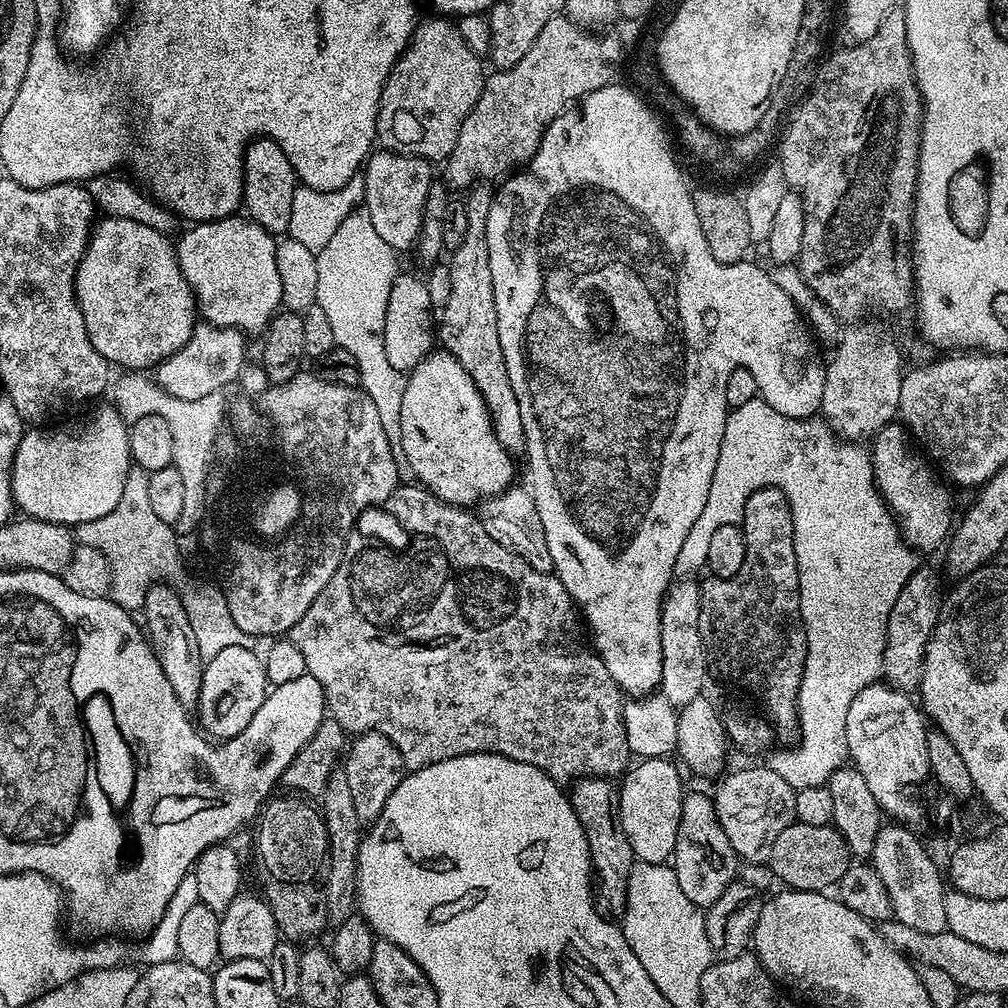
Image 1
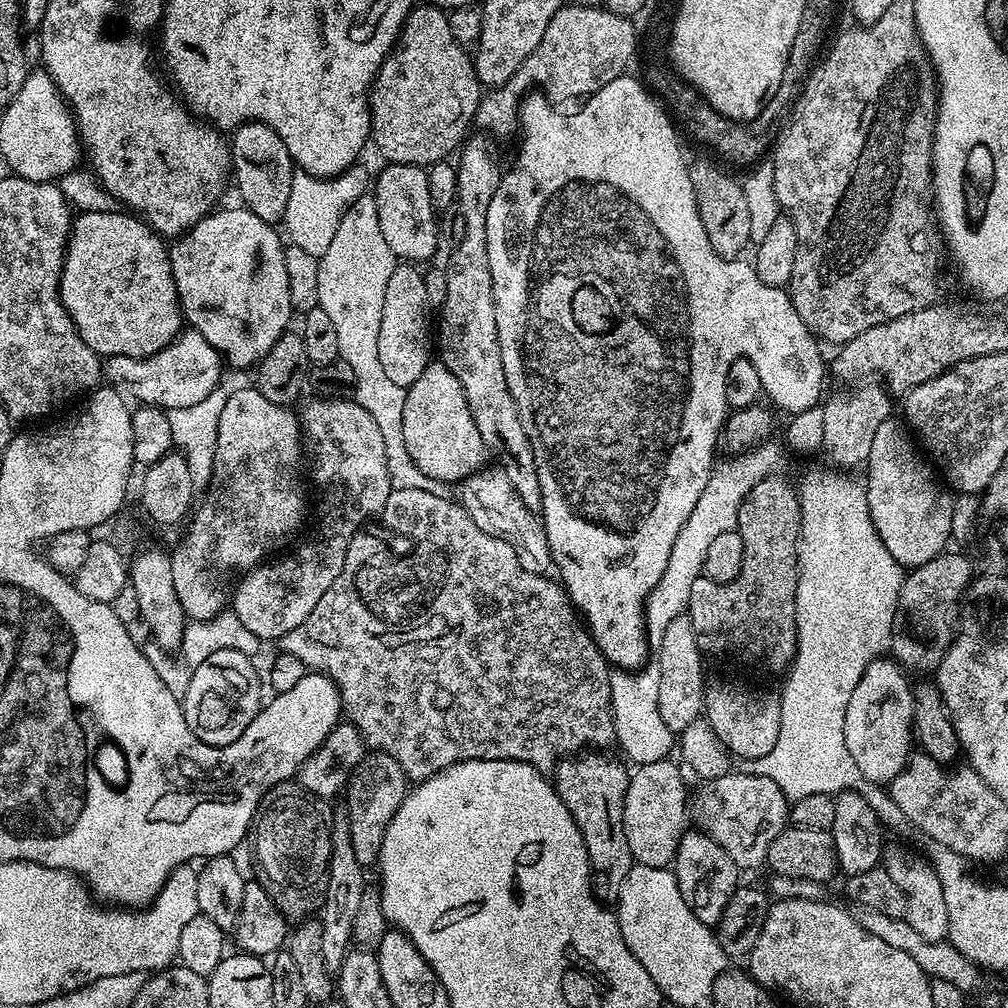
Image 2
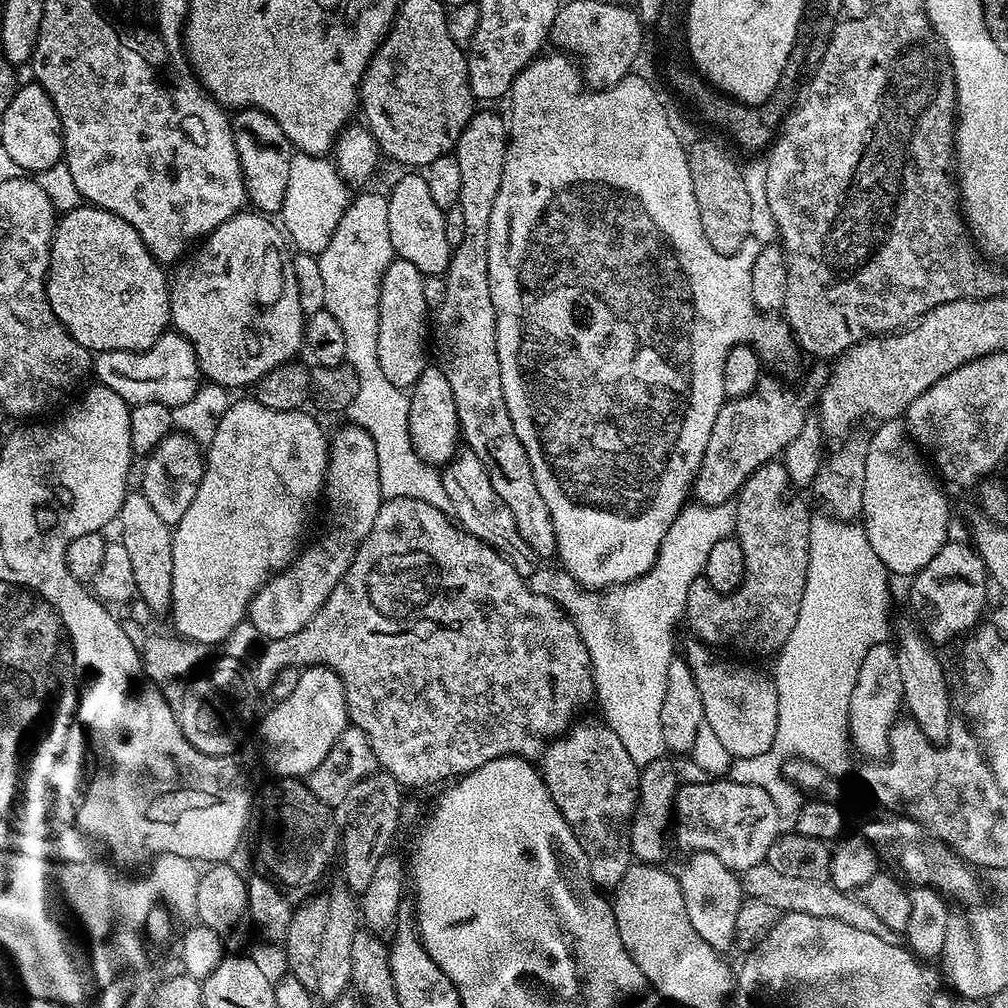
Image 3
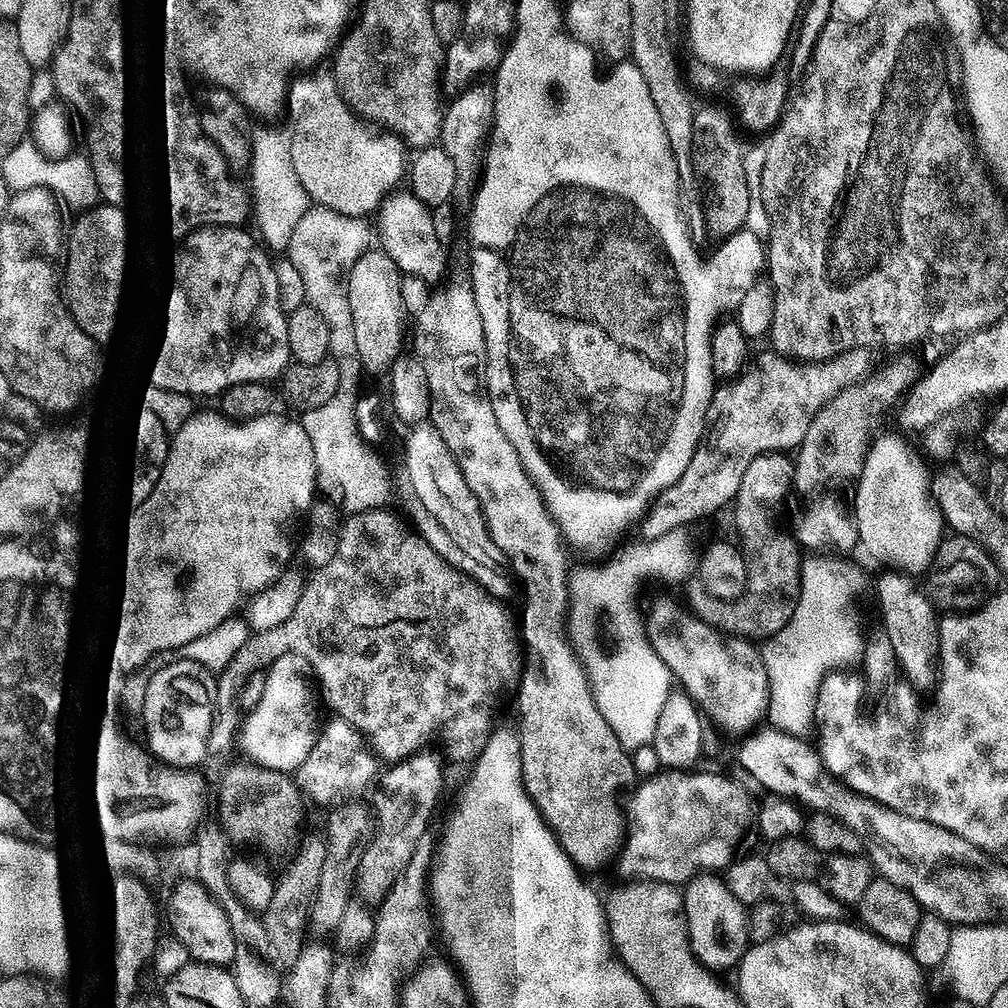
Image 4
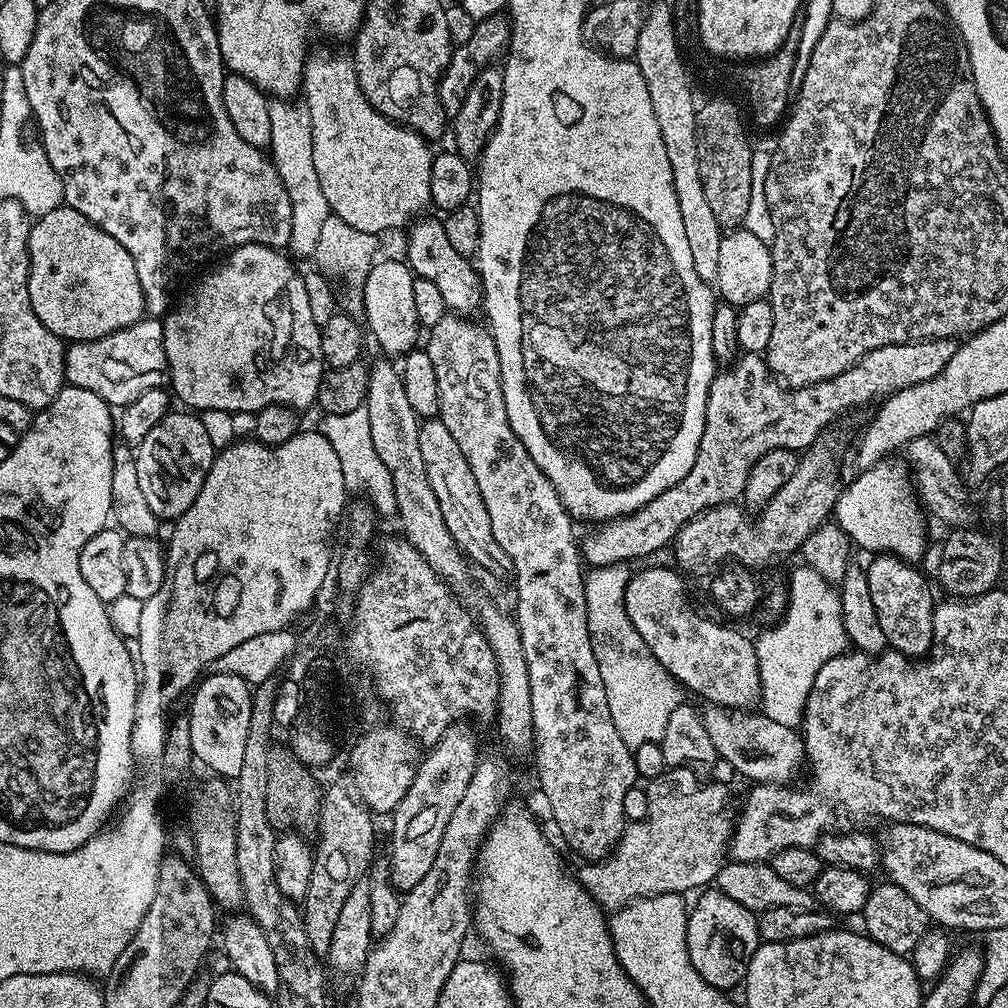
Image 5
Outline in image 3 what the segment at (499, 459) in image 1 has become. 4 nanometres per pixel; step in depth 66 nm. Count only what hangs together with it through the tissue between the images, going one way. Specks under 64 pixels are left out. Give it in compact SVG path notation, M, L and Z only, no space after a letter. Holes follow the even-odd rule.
M428 366L411 389L408 401L408 430L412 440L411 451L416 452L425 464L447 465L457 453L462 437L456 403L452 397L450 382L446 382L439 367Z

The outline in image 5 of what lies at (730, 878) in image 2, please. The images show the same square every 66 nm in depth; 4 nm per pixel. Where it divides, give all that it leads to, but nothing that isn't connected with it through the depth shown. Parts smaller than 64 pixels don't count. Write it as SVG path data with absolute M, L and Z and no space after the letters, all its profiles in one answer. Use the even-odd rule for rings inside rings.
M704 890L699 895L696 905L693 903L688 913L686 942L690 962L711 988L729 990L743 981L745 961L755 954L761 943L758 916L746 906L738 906L738 902L726 898L726 894L718 890Z

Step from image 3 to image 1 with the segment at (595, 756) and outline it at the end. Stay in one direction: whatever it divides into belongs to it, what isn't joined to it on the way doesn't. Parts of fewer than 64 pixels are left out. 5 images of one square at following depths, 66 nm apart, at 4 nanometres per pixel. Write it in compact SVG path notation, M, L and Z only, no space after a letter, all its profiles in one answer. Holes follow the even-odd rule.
M586 778L575 781L570 788L572 809L574 814L578 814L578 822L582 822L582 830L586 834L592 870L595 879L600 879L594 884L596 911L605 918L623 917L626 886L630 882L630 870L634 863L630 842L622 830L622 820L619 817L619 796L617 785L611 780Z

